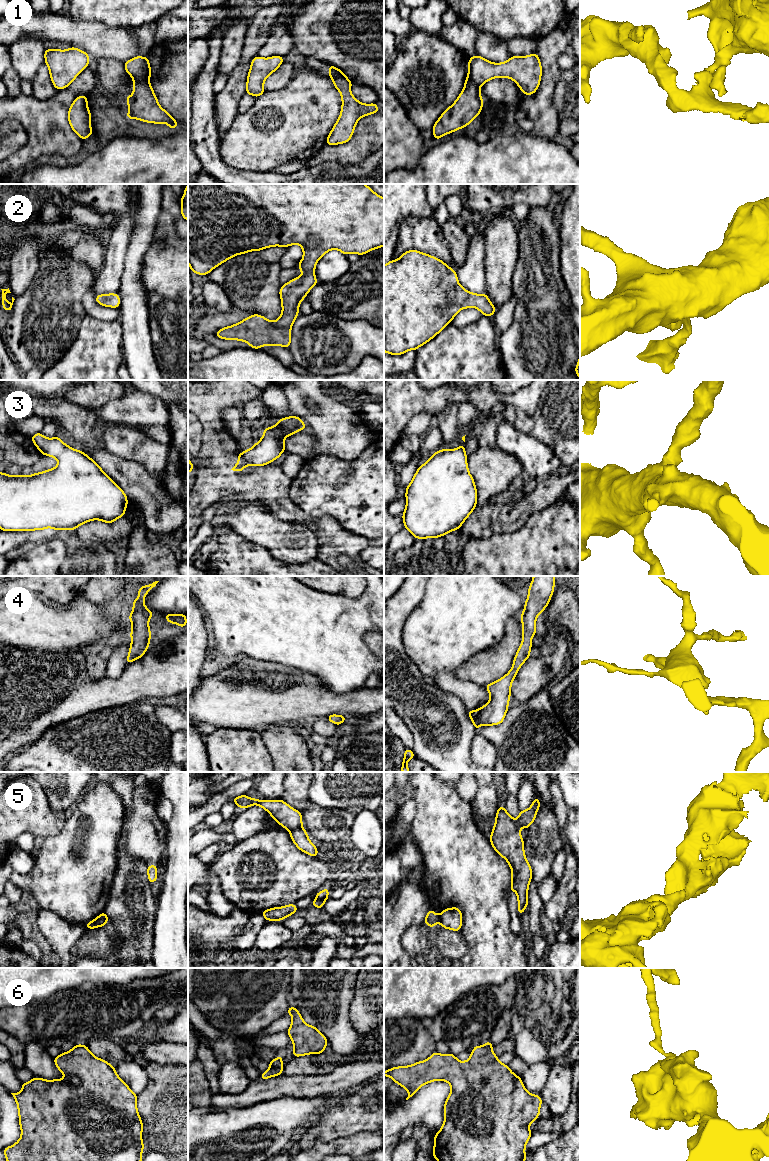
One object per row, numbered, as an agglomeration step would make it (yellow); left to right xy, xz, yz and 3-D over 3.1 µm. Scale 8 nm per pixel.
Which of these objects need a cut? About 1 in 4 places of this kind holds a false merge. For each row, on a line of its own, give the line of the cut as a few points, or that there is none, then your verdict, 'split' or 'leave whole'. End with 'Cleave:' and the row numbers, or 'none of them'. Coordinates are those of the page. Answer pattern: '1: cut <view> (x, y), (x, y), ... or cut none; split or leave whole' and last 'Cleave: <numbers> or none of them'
1: cut xy (133, 78), (148, 82); split
2: cut none; leave whole
3: cut none; leave whole
4: cut none; leave whole
5: cut xz (300, 827), (290, 831); split
6: cut xz (268, 1070), (275, 1075); split
Cleave: 1, 5, 6

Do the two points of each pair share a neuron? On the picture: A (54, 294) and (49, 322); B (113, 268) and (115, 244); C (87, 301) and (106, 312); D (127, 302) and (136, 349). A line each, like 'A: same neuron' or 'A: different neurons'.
A: same neuron
B: same neuron
C: same neuron
D: same neuron

